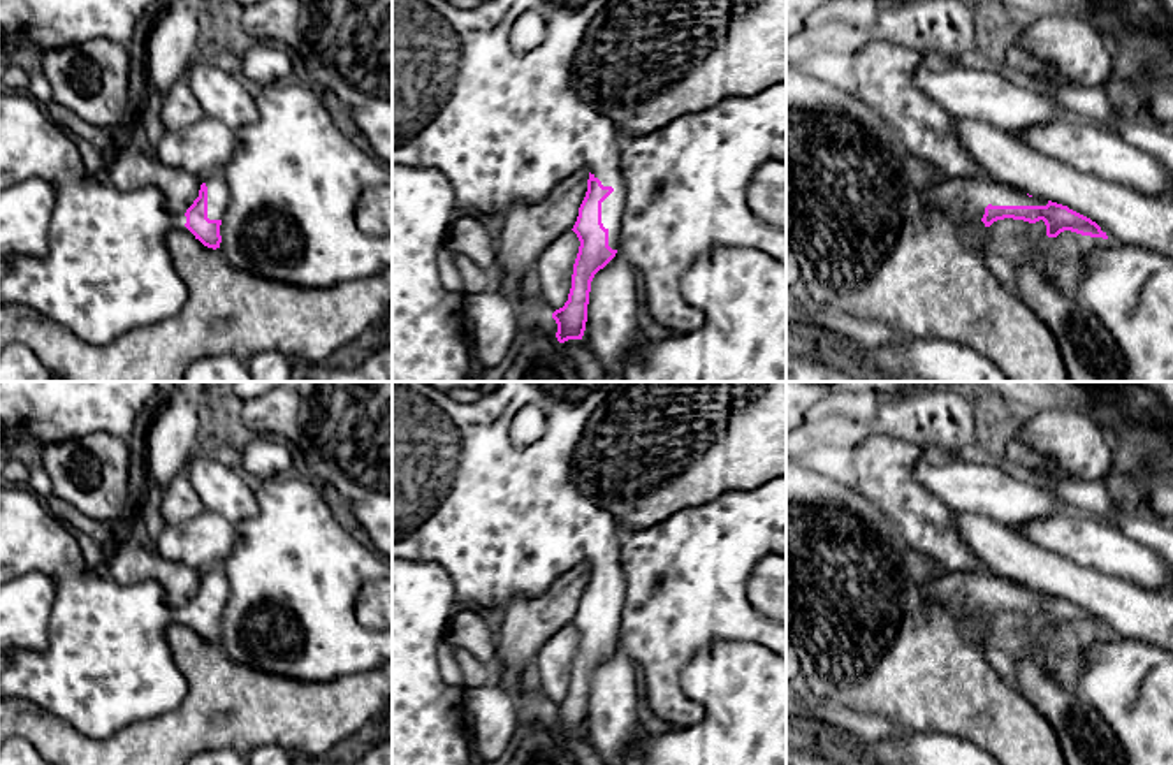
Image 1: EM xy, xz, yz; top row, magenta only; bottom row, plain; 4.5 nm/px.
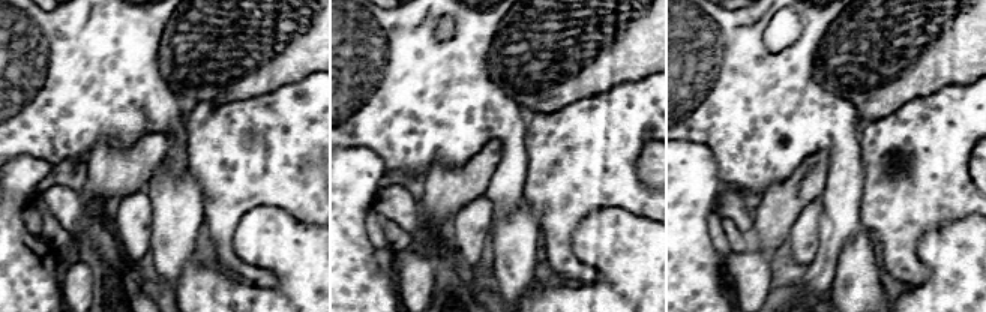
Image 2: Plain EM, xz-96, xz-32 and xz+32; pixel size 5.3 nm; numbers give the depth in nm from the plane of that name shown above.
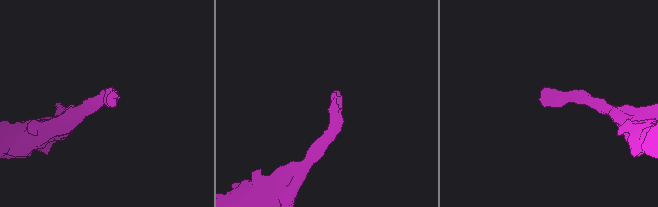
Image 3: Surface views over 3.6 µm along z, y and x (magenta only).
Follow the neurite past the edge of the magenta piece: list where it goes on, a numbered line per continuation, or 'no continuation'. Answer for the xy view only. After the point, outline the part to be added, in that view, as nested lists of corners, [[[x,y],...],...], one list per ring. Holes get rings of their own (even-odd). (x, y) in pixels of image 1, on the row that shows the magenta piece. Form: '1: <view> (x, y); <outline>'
1: xy (218, 196); [[[222,172],[211,174],[202,179],[208,186],[208,218],[223,220],[230,193]]]

